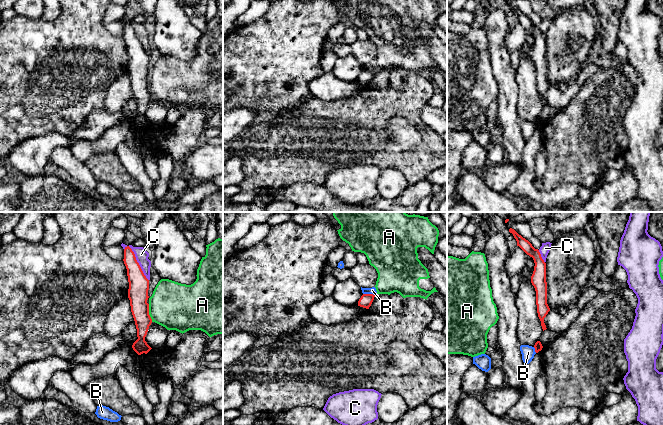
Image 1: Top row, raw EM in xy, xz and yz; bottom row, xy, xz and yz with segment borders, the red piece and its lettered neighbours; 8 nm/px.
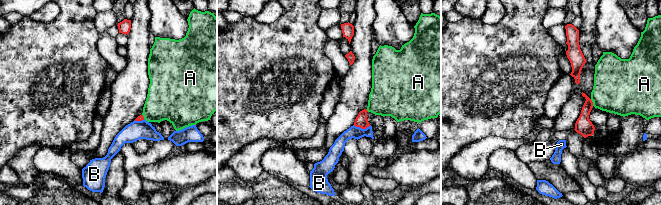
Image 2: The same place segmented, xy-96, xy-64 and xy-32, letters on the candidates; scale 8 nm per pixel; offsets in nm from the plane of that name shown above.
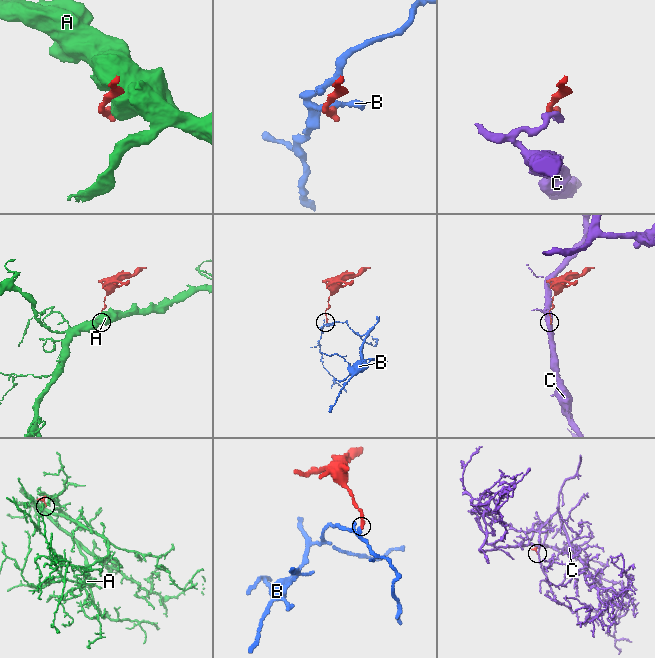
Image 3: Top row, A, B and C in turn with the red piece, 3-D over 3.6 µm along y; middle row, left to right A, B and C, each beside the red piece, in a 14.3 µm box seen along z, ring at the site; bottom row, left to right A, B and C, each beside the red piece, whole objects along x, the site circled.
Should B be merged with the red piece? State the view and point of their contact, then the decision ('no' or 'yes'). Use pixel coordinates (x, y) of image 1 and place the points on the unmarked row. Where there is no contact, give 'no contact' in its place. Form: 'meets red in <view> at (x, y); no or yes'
meets red in xz at (369, 70); no

